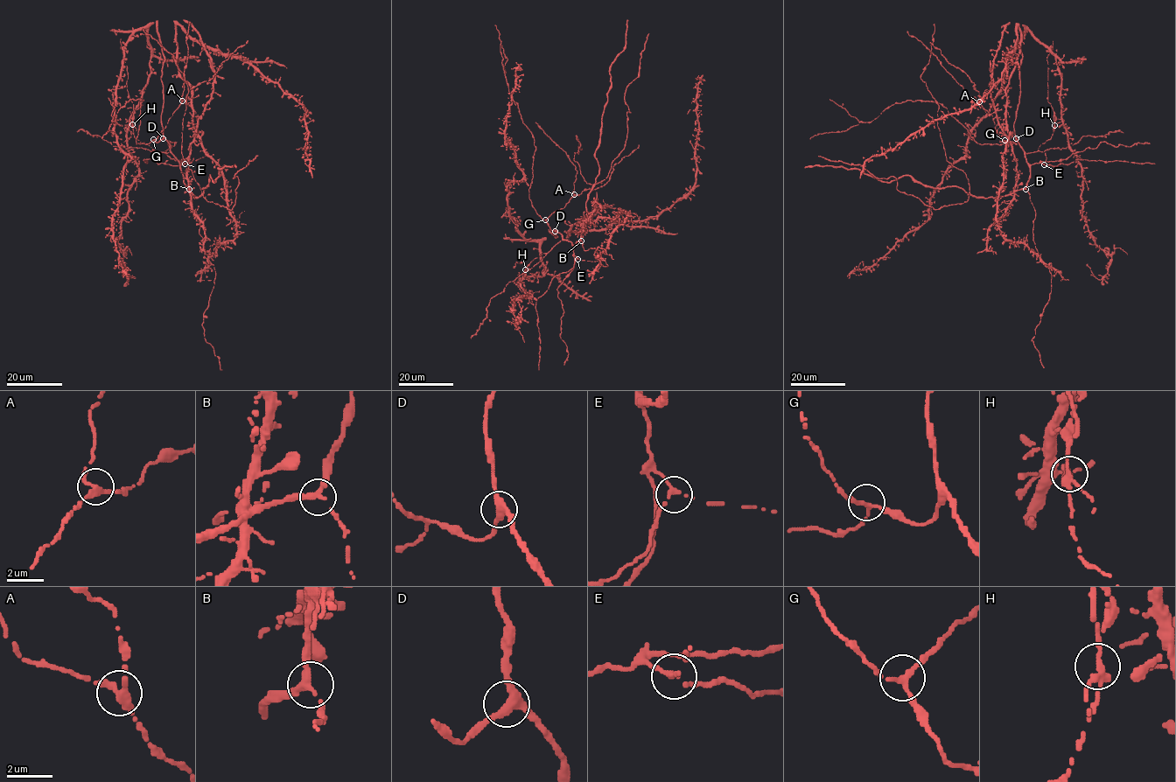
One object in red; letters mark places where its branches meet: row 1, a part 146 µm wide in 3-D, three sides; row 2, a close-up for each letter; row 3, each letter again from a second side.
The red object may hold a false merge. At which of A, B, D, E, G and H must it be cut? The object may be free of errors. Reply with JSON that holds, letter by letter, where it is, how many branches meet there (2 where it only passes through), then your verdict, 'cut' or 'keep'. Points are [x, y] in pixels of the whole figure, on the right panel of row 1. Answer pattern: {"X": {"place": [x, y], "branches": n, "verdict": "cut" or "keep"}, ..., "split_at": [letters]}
{"A": {"place": [979, 101], "branches": 3, "verdict": "keep"}, "B": {"place": [1025, 189], "branches": 3, "verdict": "keep"}, "D": {"place": [1016, 138], "branches": 3, "verdict": "keep"}, "E": {"place": [1044, 164], "branches": 3, "verdict": "keep"}, "G": {"place": [1004, 140], "branches": 3, "verdict": "keep"}, "H": {"place": [1054, 125], "branches": 3, "verdict": "keep"}, "split_at": []}

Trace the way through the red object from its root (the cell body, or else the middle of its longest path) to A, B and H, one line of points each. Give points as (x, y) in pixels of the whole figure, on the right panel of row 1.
A: (1031, 152), (1025, 153), (1017, 139), (1012, 143), (1003, 140), (995, 130), (992, 116), (979, 101)
B: (1031, 152), (1025, 152), (1030, 171), (1025, 189)
H: (1031, 152), (1065, 148), (1067, 145), (1070, 150), (1063, 122), (1057, 119), (1054, 126)

